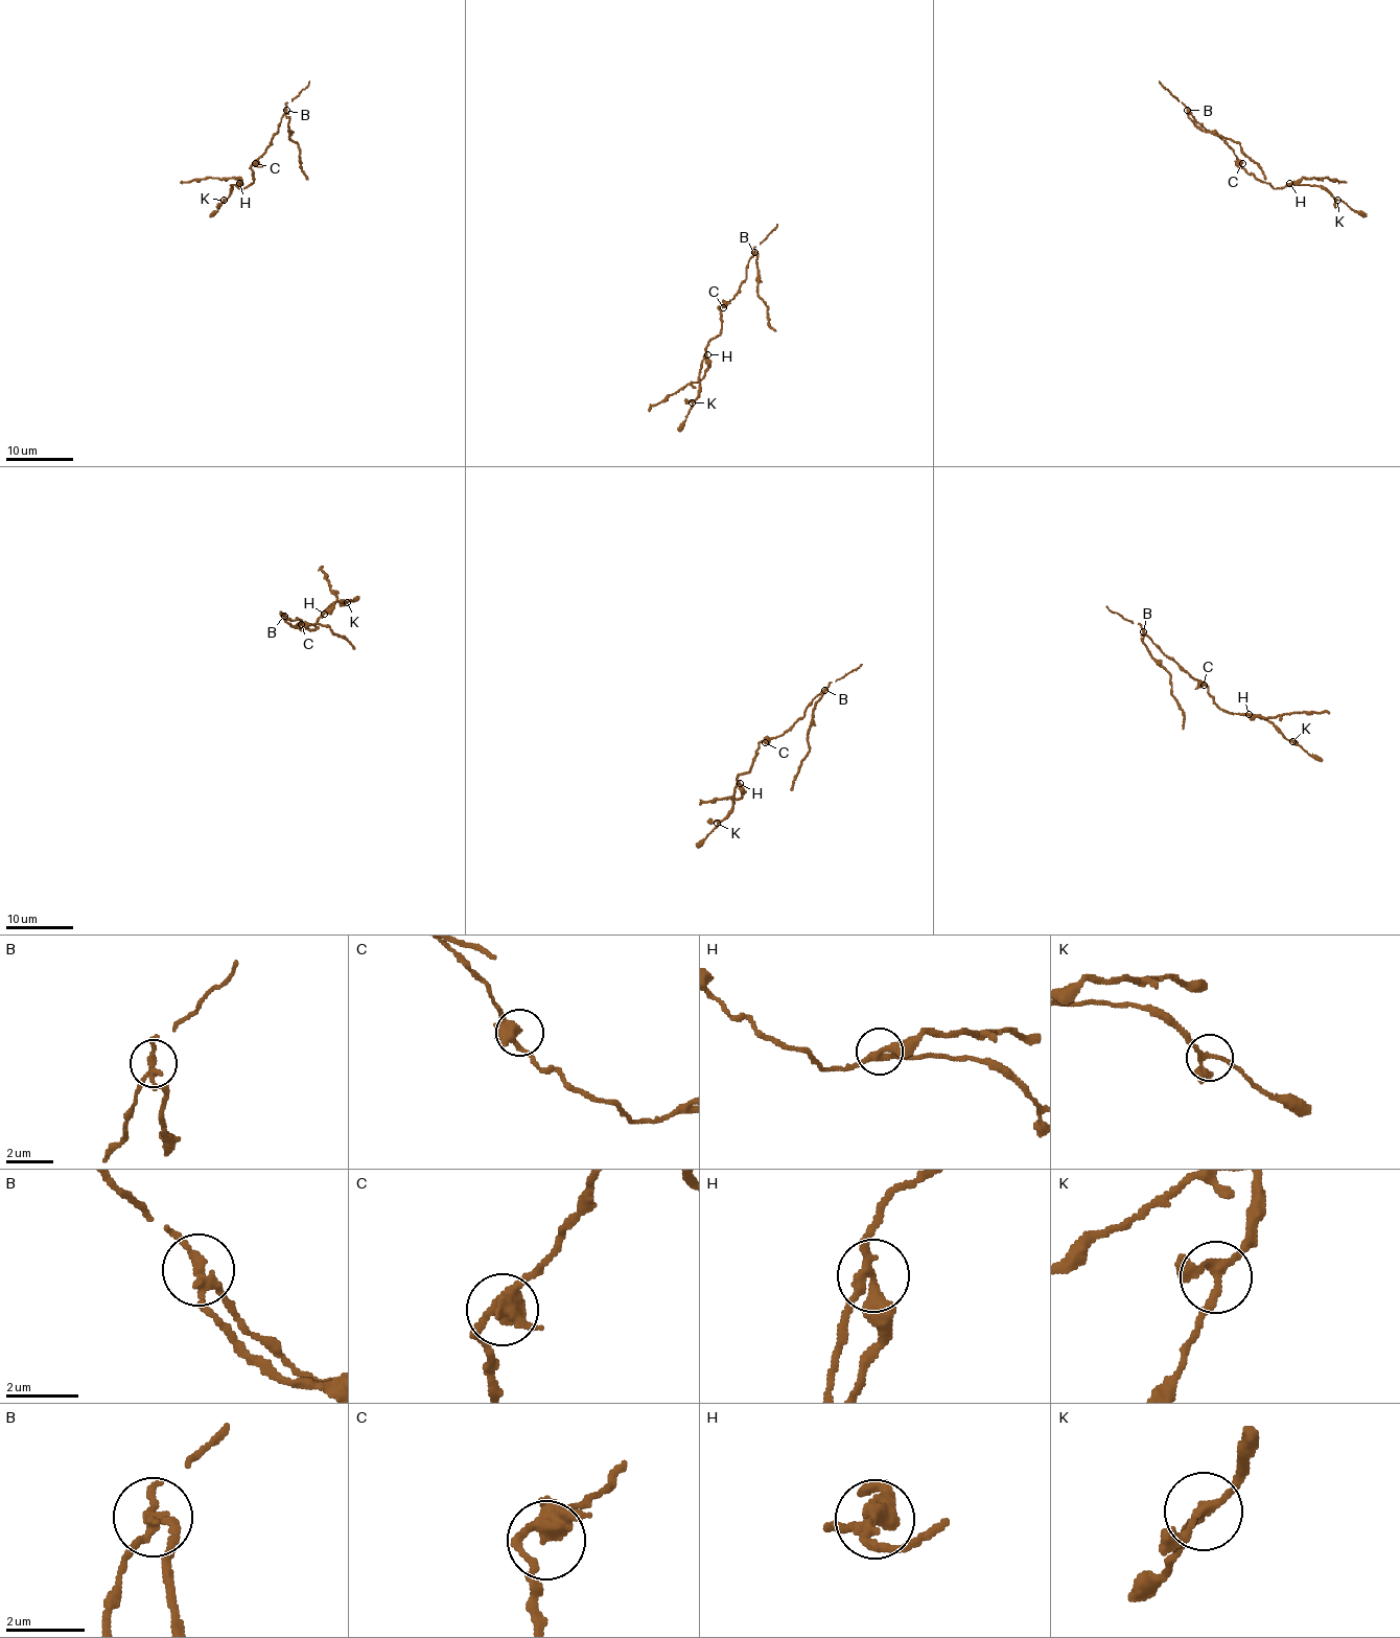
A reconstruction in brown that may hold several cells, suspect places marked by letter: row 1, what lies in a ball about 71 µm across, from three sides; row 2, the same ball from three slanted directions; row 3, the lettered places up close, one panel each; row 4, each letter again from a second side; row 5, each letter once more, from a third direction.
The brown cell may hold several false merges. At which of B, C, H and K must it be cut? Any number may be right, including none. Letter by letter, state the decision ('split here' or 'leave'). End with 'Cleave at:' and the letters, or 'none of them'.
B: split here
C: leave
H: split here
K: leave
Cleave at: B, H

